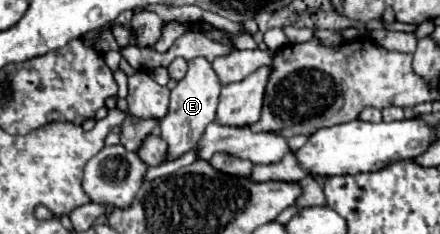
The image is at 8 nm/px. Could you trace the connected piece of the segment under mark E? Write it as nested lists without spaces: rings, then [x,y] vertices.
[[[194,58],[188,62],[186,76],[178,82],[178,86],[170,94],[170,112],[160,122],[160,138],[168,142],[170,160],[192,150],[196,146],[196,140],[200,140],[200,136],[204,134],[204,128],[216,120],[216,106],[218,106],[220,90],[222,90],[222,84],[208,60]]]

